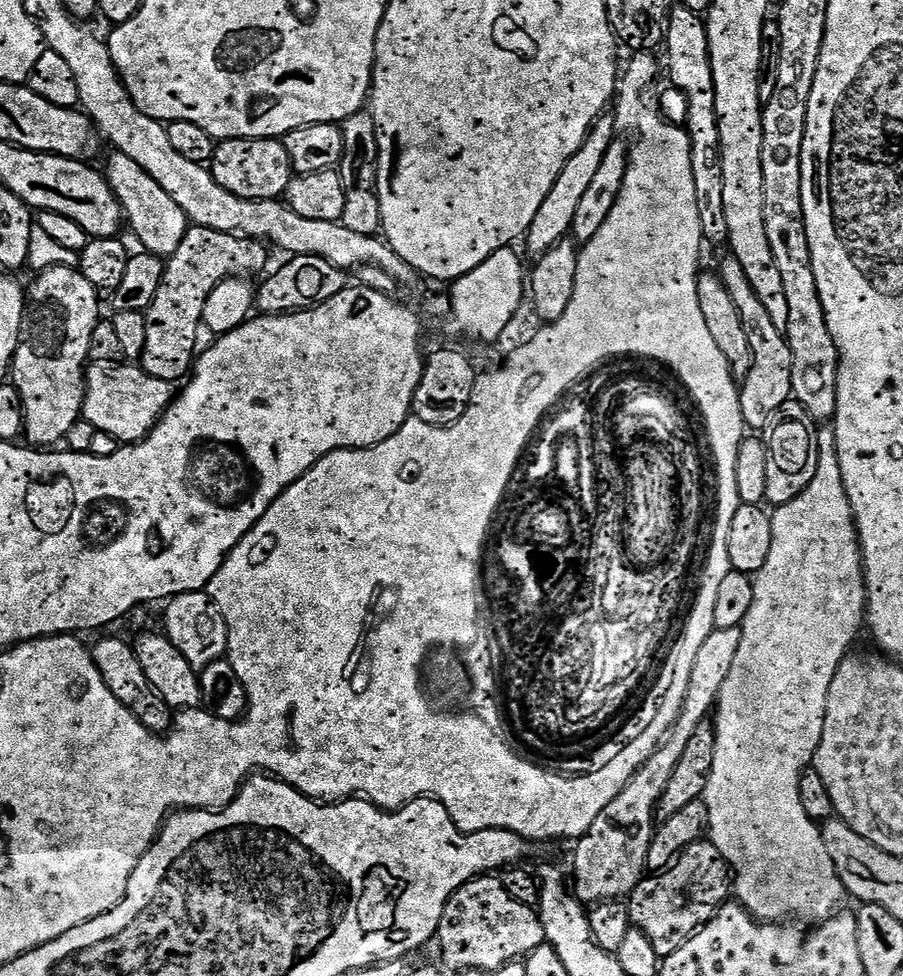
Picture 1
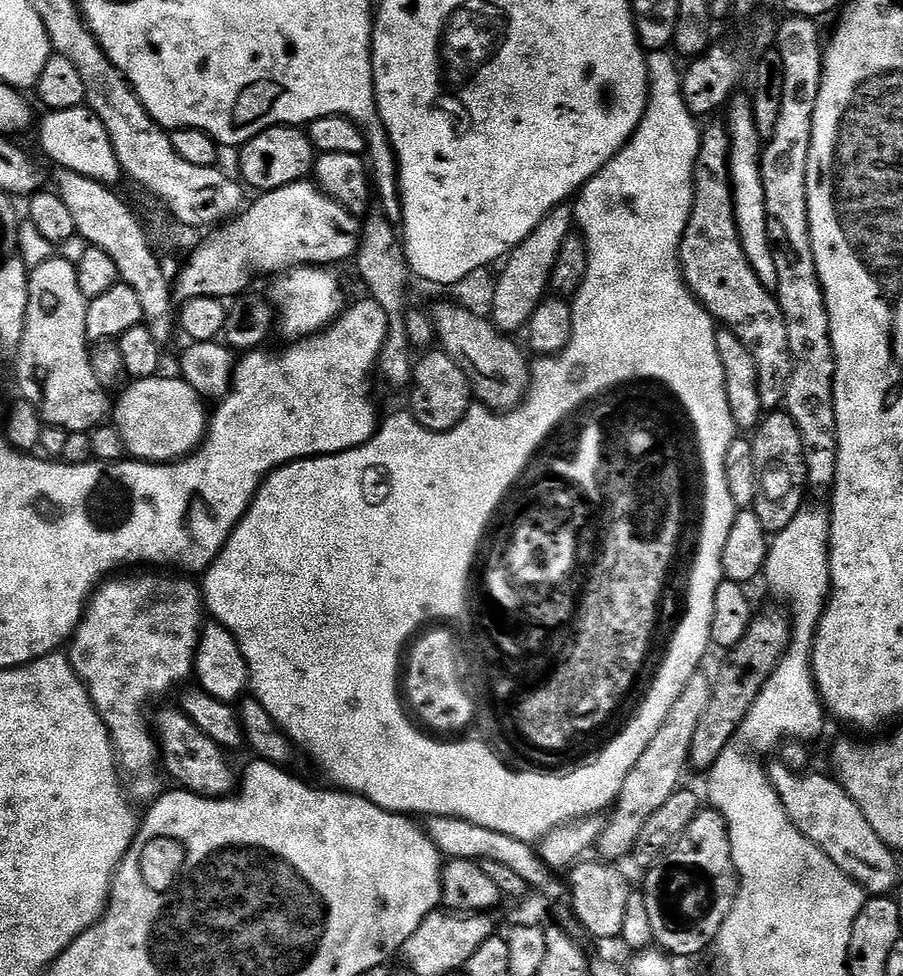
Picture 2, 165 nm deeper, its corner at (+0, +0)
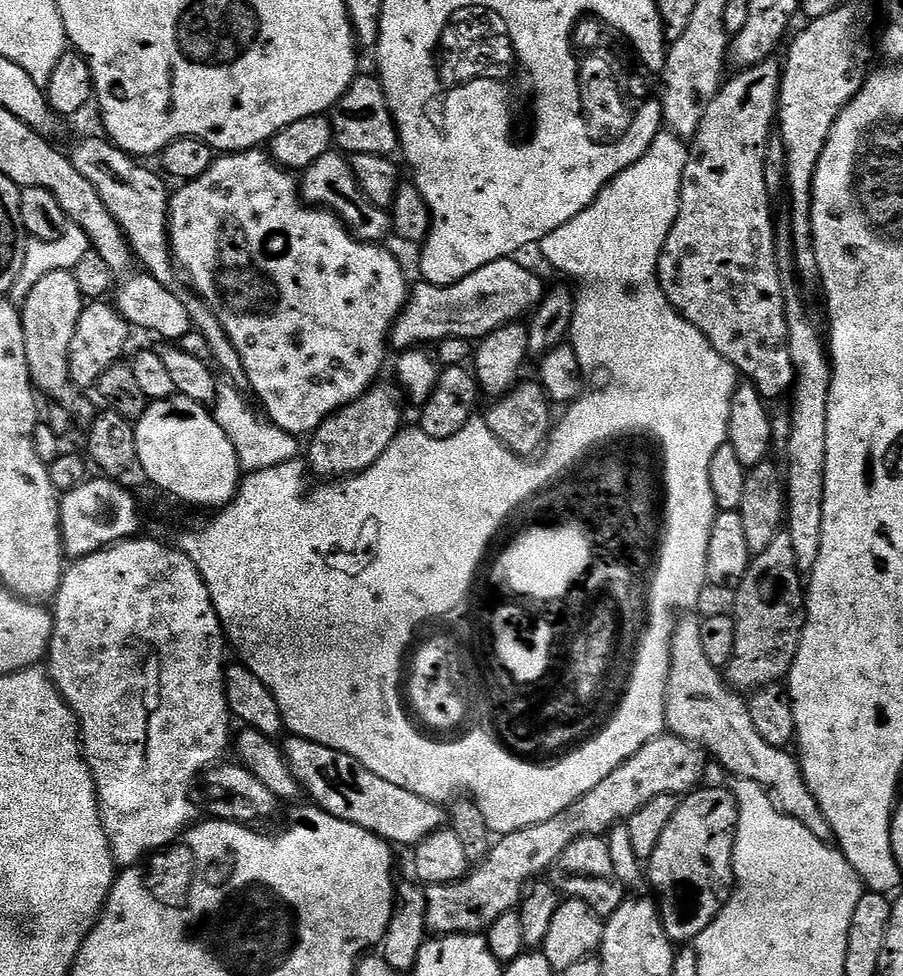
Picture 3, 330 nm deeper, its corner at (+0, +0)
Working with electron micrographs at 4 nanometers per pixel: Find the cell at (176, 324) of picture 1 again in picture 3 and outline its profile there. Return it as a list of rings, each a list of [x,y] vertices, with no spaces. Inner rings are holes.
[[[333,150],[322,154],[322,158],[304,169],[299,185],[300,195],[306,204],[333,212],[357,240],[365,244],[380,244],[390,236],[392,218],[389,209],[374,206],[374,202],[366,198],[362,186],[358,186],[358,178],[354,178],[352,161],[345,153]]]

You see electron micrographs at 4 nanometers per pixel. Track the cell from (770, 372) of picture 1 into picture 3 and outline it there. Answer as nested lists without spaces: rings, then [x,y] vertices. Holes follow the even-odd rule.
[[[768,59],[758,65],[737,71],[737,76],[725,79],[720,85],[720,93],[710,102],[710,110],[706,110],[706,118],[702,118],[702,126],[698,126],[695,136],[691,137],[688,150],[688,161],[682,174],[682,186],[680,187],[680,209],[678,218],[670,230],[670,234],[664,243],[664,249],[660,255],[660,266],[658,279],[660,288],[666,294],[666,298],[673,304],[677,312],[680,312],[693,326],[700,330],[700,333],[718,350],[726,362],[736,367],[737,373],[747,383],[753,384],[758,394],[765,402],[773,402],[779,396],[787,397],[792,391],[792,385],[796,383],[796,367],[790,358],[790,346],[788,345],[788,326],[786,324],[786,306],[784,297],[785,277],[780,271],[780,263],[776,257],[776,234],[777,229],[772,228],[772,206],[774,200],[768,196],[765,183],[765,163],[768,141],[774,135],[774,121],[778,116],[780,106],[780,77],[782,68],[775,59]]]

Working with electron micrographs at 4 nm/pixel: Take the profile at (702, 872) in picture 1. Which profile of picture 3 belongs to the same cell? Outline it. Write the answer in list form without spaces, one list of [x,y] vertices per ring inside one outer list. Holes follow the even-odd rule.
[[[701,786],[681,799],[678,814],[670,820],[646,864],[646,880],[656,893],[666,934],[677,945],[694,942],[718,918],[732,896],[736,882],[734,850],[740,803],[727,787]]]

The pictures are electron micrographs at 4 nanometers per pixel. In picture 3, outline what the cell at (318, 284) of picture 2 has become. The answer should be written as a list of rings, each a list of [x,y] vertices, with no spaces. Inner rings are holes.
[[[245,150],[221,155],[213,159],[206,174],[196,180],[181,183],[177,188],[180,189],[171,193],[168,202],[168,229],[172,235],[172,254],[181,273],[220,319],[234,350],[238,350],[242,358],[242,366],[248,375],[248,388],[256,391],[261,406],[268,411],[267,419],[294,437],[307,437],[319,428],[323,420],[357,400],[381,379],[384,355],[390,352],[389,336],[410,293],[410,281],[408,282],[399,258],[394,253],[387,252],[380,244],[365,244],[364,241],[357,240],[333,212],[306,204],[300,195],[297,177],[281,164],[277,164],[264,150]]]

